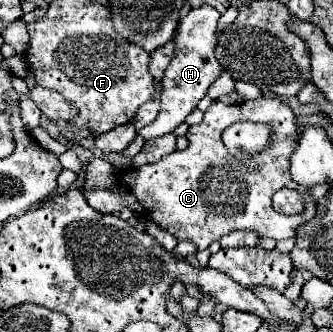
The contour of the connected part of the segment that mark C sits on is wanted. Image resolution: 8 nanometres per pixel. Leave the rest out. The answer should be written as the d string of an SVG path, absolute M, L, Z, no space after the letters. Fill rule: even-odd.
M260 97L236 105L212 101L208 111L204 113L204 121L188 129L188 141L190 143L184 151L174 151L156 163L148 163L140 169L134 167L126 171L126 175L122 175L120 179L120 187L116 187L114 191L94 191L86 187L80 187L80 191L84 193L88 205L96 211L120 213L122 207L118 209L118 195L124 197L126 189L136 197L150 221L158 223L176 239L188 239L196 243L198 249L206 249L212 241L218 241L222 235L234 229L252 229L260 237L288 239L296 235L298 225L310 221L316 215L316 199L312 195L306 197L306 209L300 215L278 215L272 209L272 195L278 189L290 187L304 193L302 189L298 189L300 185L294 183L290 175L290 157L298 145L298 123L296 115L282 99ZM240 121L268 123L272 127L270 144L261 152L253 154L255 162L260 167L256 173L246 171L242 163L228 155L220 141L222 131Z

